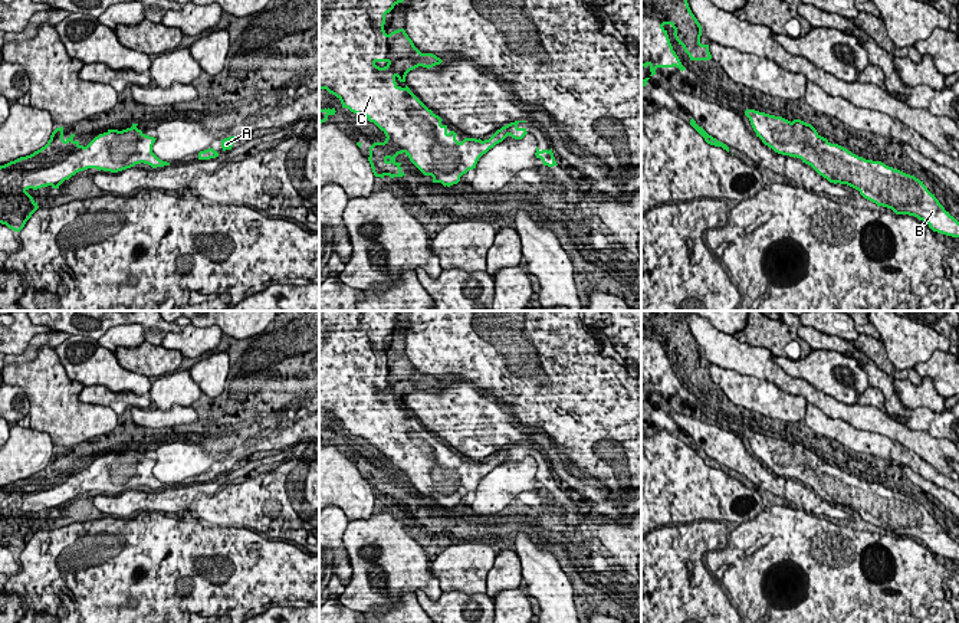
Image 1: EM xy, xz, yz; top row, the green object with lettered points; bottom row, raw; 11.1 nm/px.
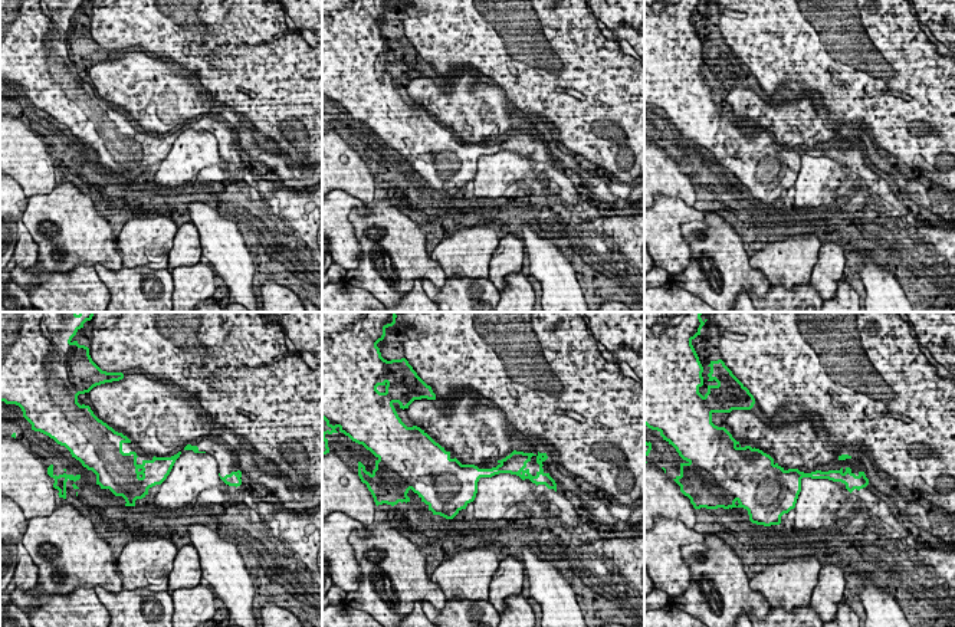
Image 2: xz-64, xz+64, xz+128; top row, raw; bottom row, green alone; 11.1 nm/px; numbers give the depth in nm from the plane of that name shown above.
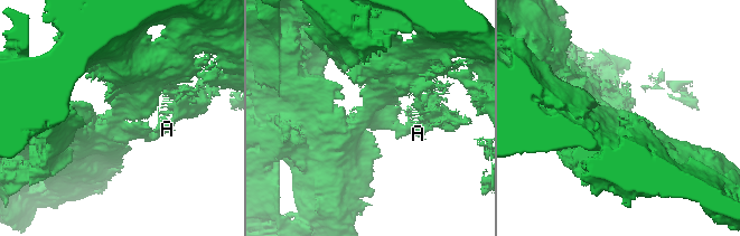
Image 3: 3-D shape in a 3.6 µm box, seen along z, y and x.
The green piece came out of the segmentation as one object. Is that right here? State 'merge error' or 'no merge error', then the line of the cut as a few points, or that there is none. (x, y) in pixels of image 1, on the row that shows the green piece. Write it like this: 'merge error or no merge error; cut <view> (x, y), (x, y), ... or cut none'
no merge error; cut none

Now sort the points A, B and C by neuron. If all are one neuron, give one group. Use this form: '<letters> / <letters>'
A B C

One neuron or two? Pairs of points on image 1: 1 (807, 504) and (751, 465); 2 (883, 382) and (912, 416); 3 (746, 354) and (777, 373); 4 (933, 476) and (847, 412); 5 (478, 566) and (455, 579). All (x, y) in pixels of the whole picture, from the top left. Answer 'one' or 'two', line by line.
1: one
2: one
3: one
4: two
5: one

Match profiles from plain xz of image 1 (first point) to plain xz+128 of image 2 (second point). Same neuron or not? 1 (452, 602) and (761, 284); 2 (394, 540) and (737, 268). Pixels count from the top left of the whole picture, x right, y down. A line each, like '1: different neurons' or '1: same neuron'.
1: different neurons
2: same neuron

